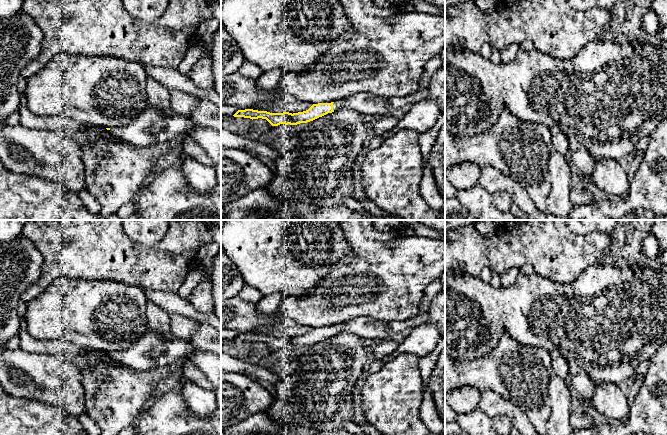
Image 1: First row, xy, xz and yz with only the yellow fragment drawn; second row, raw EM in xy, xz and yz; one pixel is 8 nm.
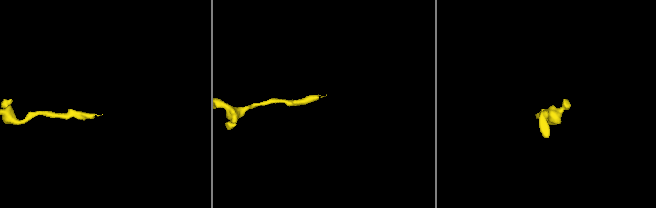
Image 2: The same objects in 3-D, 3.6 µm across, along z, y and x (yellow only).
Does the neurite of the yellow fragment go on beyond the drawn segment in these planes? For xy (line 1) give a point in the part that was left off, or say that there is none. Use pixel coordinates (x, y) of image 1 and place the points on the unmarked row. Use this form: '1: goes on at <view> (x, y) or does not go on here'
1: does not go on here

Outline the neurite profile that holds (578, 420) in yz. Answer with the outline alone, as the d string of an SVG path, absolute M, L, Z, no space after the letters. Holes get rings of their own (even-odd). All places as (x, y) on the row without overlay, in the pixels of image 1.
M574 411L570 414L570 422L573 430L591 428L595 424L592 418Z

